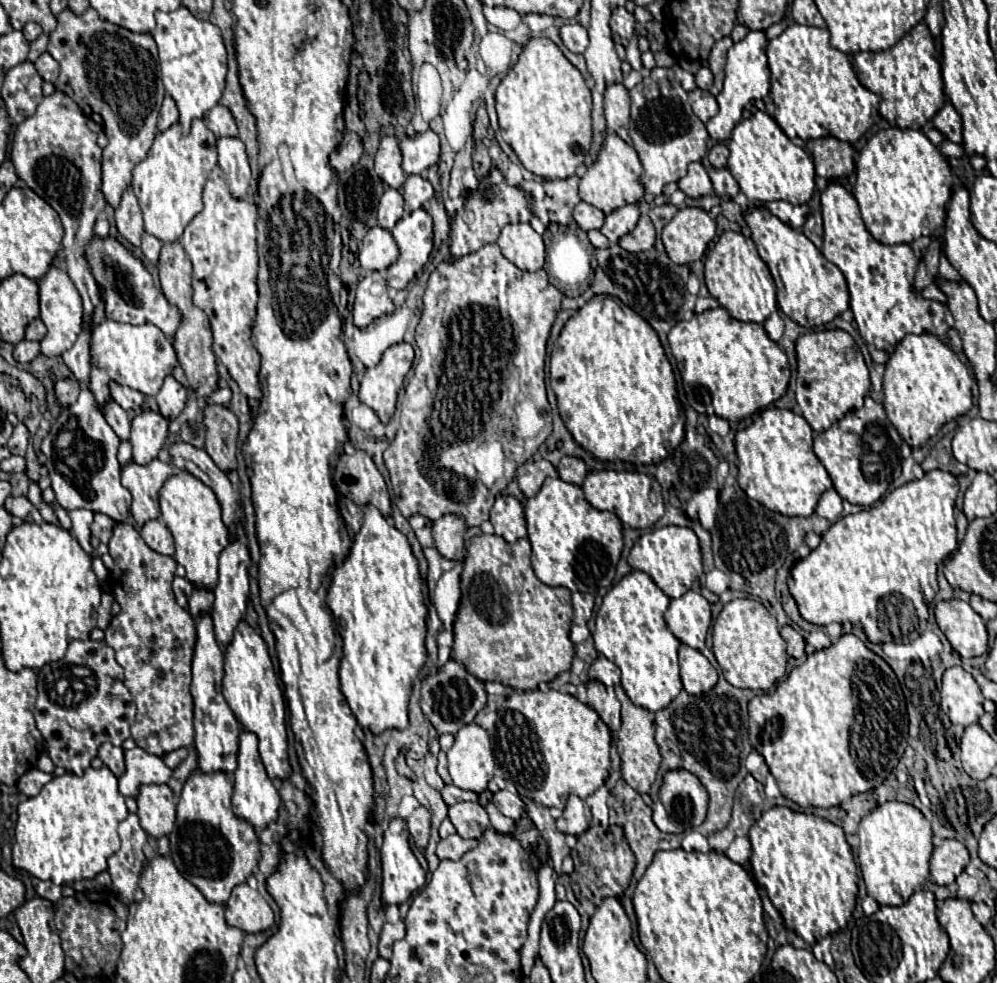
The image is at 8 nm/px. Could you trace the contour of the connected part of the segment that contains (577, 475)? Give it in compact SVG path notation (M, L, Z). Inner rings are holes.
M570 455L562 457L556 469L558 469L560 479L564 479L564 481L568 481L568 483L574 483L574 485L582 485L584 475L588 473L584 461L578 459L578 457L570 457Z

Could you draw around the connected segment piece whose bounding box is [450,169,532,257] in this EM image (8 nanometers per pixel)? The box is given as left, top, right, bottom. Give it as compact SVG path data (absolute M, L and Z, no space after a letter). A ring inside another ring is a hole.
M494 169L486 179L480 181L480 187L474 195L464 195L464 205L452 217L450 253L452 257L460 257L472 251L478 251L482 245L496 241L506 223L518 223L518 221L528 223L530 217L532 217L532 211L528 207L526 193L520 187L510 187L502 177L502 173Z

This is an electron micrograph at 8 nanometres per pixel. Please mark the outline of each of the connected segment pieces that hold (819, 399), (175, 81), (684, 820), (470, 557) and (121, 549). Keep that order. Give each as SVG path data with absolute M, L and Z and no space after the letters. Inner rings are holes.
M824 329L804 333L796 339L797 377L796 403L802 409L804 419L816 433L826 431L832 423L842 419L850 409L860 409L864 397L870 391L870 377L864 357L850 337L842 329Z
M184 5L176 11L156 11L156 29L152 33L160 53L162 65L162 81L166 93L178 105L182 131L190 131L190 123L194 117L204 117L210 107L218 103L224 91L226 79L226 49L222 41L220 29L204 19L196 19Z
M684 769L666 771L658 791L658 801L652 805L652 819L656 827L664 833L688 833L704 823L706 811L708 811L708 793L704 791L700 779L696 779L696 775Z
M474 535L470 539L470 545L468 545L468 553L464 557L464 571L460 575L460 589L462 589L462 599L460 599L460 605L458 605L458 613L456 613L456 619L454 619L454 659L458 663L464 663L464 667L468 667L468 671L472 671L472 675L476 675L476 679L480 681L498 681L506 687L512 687L512 689L536 689L542 681L548 683L552 681L554 677L558 677L560 673L564 671L570 671L570 663L574 659L574 645L570 641L570 627L572 627L572 603L570 603L570 591L566 587L550 587L550 585L544 585L532 571L532 565L530 565L530 541L524 537L524 539L518 539L516 543L506 543L502 537L498 535Z
M130 521L114 525L108 547L115 563L111 576L124 592L114 595L120 599L116 601L122 611L112 617L104 641L116 651L116 661L126 675L126 687L138 707L136 723L132 725L136 745L152 755L164 757L178 747L190 747L194 739L190 663L196 643L196 625L192 615L176 603L172 593L174 557L152 551Z

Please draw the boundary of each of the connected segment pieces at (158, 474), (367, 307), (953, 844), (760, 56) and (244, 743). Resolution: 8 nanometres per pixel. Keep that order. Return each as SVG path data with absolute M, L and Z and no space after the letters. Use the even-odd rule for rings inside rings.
M152 459L148 465L138 465L134 461L128 461L120 469L122 485L132 495L130 513L138 527L142 527L150 519L158 519L158 493L164 481L176 471L172 463L164 463L160 459Z
M370 271L358 283L356 301L354 301L354 325L366 327L374 319L394 311L394 303L386 293L386 279L380 271Z
M944 839L942 845L934 847L930 861L930 877L936 885L950 885L964 871L970 861L968 849L956 839Z
M748 31L748 35L734 43L728 49L728 63L726 63L726 79L724 79L724 87L718 93L718 105L720 111L716 117L712 117L706 123L706 129L710 133L710 137L714 141L726 141L734 129L734 125L740 121L742 117L742 109L746 103L754 101L754 99L762 99L768 95L770 91L770 71L768 71L768 63L766 63L766 33L764 31Z
M242 729L238 737L238 767L234 771L234 793L232 793L232 807L234 813L254 825L256 831L260 831L264 825L276 821L278 807L280 807L280 795L274 787L272 779L268 777L264 763L258 753L258 737L246 729Z

